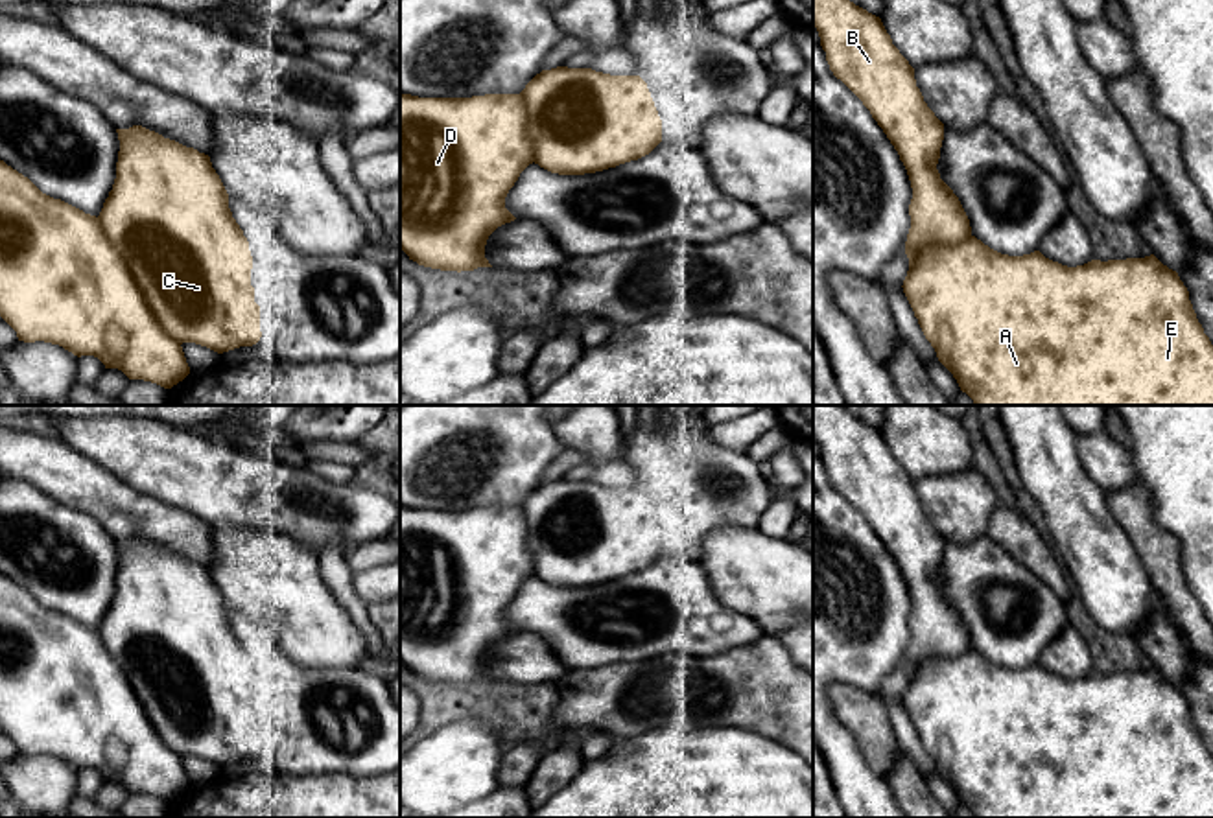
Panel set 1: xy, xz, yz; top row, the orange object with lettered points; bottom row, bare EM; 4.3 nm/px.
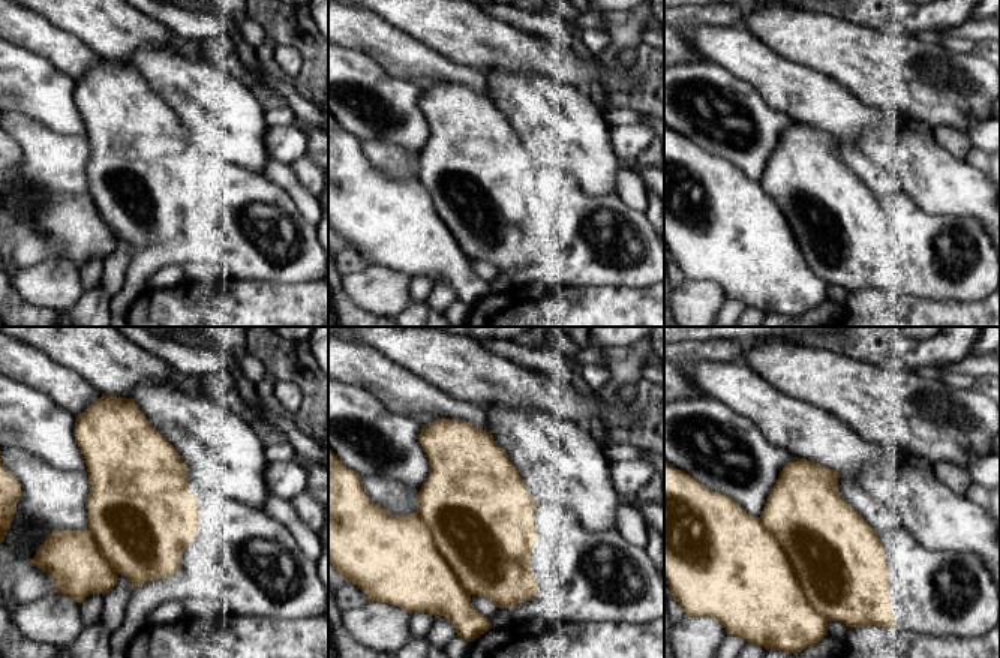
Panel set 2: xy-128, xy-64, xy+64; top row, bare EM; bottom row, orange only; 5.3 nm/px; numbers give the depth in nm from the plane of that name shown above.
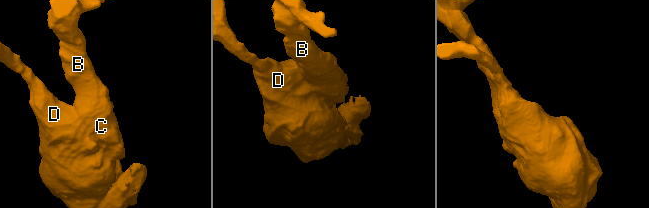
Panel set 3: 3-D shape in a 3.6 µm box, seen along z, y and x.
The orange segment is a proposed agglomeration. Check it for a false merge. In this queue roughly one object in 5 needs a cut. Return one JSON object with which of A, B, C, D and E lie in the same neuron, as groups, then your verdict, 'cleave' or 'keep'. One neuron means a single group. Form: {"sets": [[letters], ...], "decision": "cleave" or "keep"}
{"sets": [["A", "B", "C", "D", "E"]], "decision": "keep"}

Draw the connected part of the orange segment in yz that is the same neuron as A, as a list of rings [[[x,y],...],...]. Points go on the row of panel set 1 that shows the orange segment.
[[[813,0],[813,26],[818,31],[820,46],[826,52],[830,70],[870,111],[872,118],[883,129],[907,169],[913,199],[909,204],[911,228],[905,241],[909,271],[901,287],[925,339],[935,348],[938,361],[953,374],[960,391],[966,392],[975,405],[1213,405],[1213,345],[1204,333],[1189,300],[1189,291],[1176,271],[1163,265],[1154,254],[1108,262],[1091,260],[1084,265],[1067,267],[1045,258],[1040,251],[1023,256],[1008,256],[984,245],[972,234],[970,219],[959,197],[940,179],[936,169],[944,140],[944,123],[924,101],[924,96],[916,87],[914,68],[892,44],[881,18],[850,0]]]

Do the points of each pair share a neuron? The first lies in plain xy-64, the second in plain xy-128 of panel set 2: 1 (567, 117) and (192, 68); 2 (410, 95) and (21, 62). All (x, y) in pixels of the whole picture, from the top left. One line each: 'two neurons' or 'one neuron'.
1: one neuron
2: one neuron

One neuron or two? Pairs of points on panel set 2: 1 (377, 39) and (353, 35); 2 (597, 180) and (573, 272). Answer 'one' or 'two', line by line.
1: one
2: two

